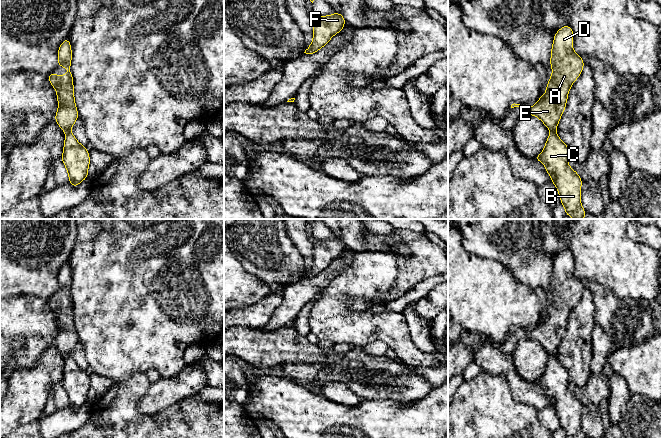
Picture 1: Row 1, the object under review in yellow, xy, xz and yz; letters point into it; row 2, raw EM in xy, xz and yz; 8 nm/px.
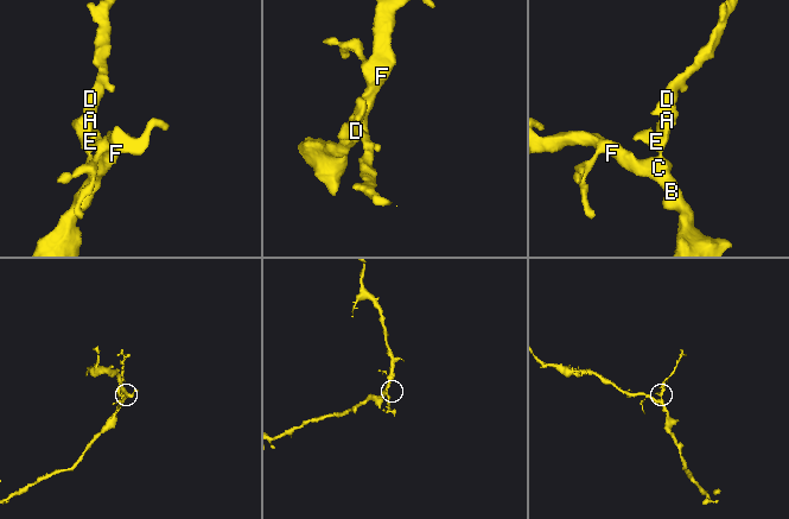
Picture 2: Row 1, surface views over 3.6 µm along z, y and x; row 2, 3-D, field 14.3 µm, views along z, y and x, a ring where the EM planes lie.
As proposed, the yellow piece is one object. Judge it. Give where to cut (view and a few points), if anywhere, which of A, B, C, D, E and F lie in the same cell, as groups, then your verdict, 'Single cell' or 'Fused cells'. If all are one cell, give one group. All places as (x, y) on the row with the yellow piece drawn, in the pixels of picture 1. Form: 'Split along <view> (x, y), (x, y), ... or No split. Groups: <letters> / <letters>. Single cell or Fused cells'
Split along xy (69, 130), (66, 132). Groups: A D E / B C F. Fused cells

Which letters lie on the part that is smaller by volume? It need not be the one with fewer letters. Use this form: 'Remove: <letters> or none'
Remove: A, D, E

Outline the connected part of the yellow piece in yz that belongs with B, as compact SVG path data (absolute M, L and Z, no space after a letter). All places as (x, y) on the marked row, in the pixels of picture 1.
M555 131L550 132L541 154L534 159L542 162L565 207L565 215L573 219L583 219L587 212L581 205L582 179L568 165L569 148Z

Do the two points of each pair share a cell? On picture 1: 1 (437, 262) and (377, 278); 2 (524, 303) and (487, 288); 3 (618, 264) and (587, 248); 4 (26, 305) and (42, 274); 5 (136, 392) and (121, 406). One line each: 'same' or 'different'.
1: different
2: same
3: same
4: different
5: same

